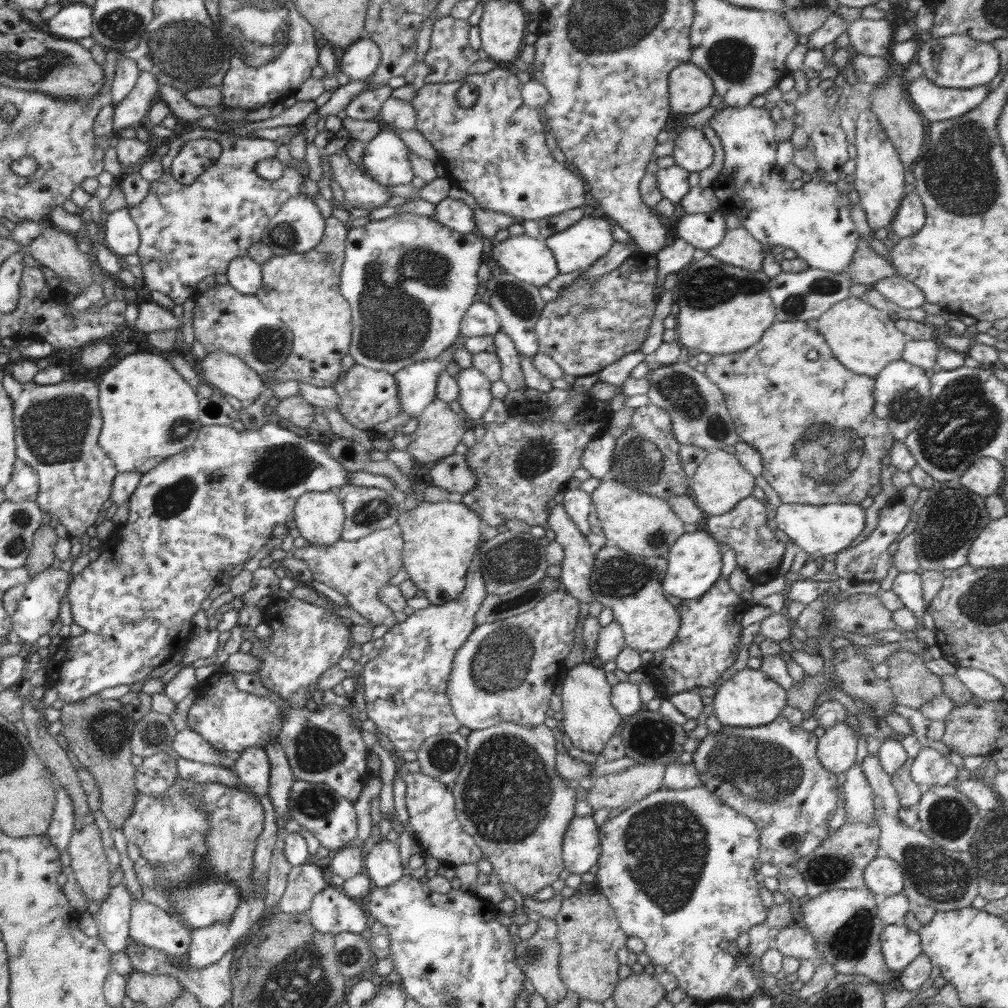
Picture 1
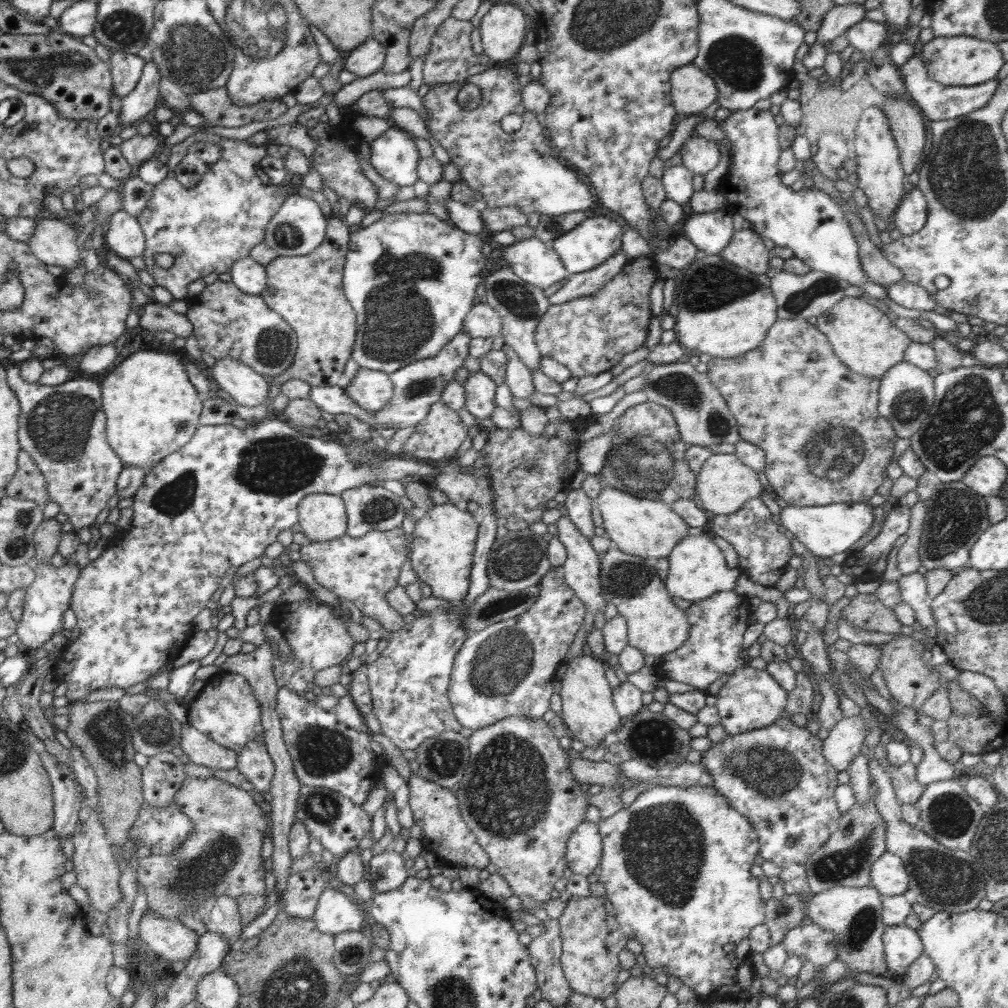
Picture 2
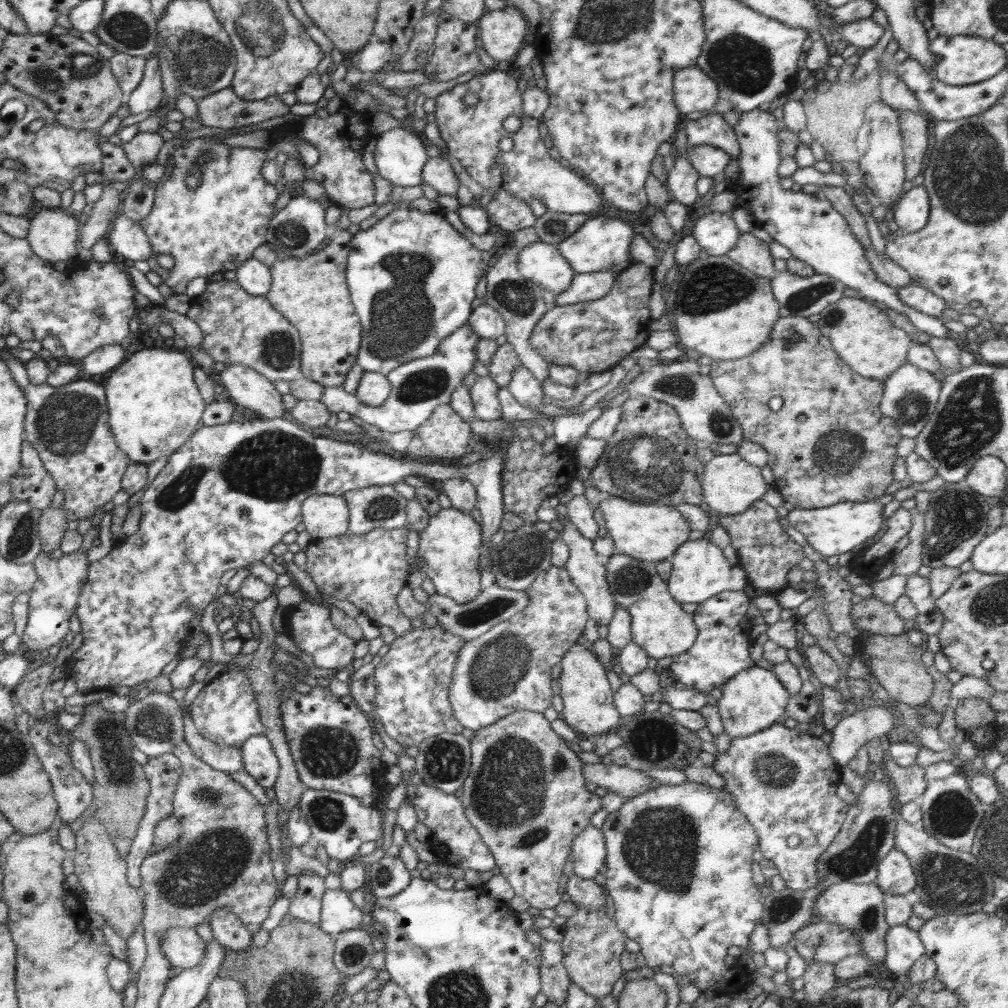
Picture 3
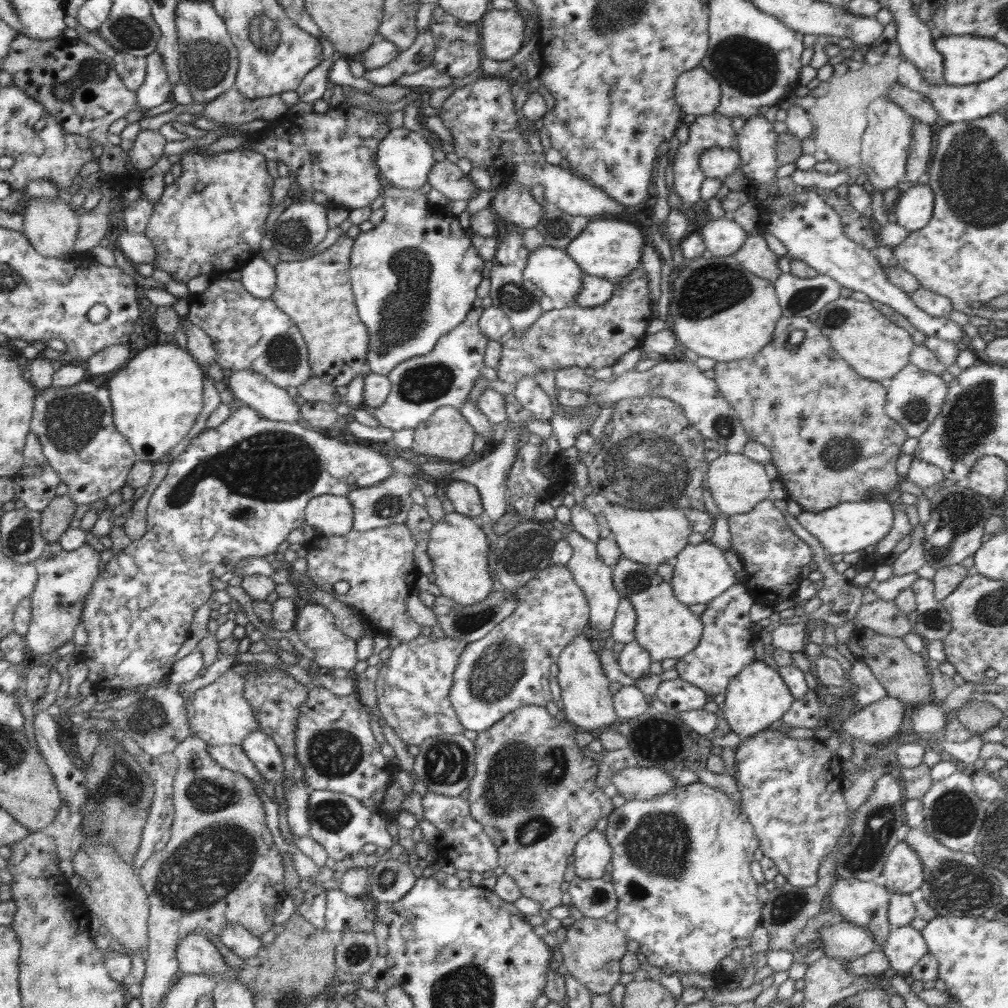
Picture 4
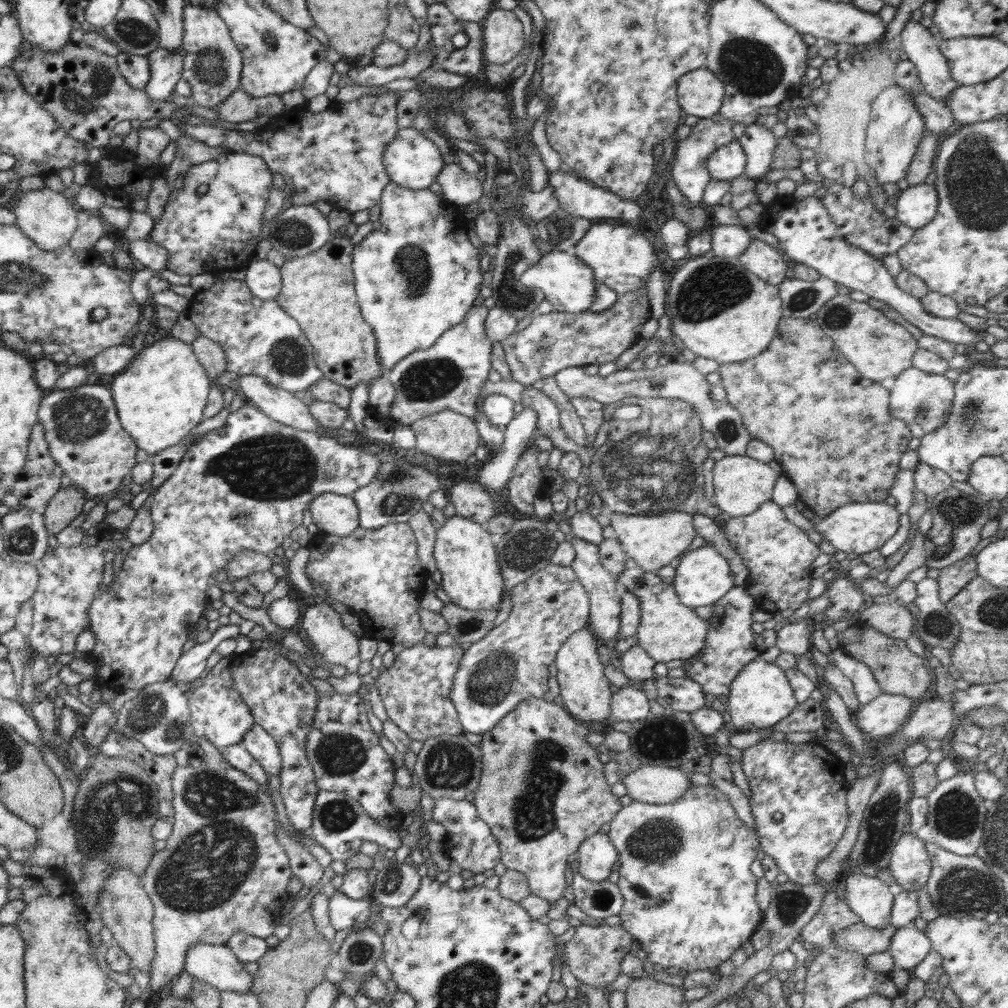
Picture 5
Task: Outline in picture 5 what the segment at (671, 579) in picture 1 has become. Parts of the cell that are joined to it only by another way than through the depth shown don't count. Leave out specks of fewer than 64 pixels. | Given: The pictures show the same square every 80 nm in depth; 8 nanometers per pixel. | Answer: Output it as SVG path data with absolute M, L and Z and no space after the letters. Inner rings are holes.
M710 544L681 555L675 573L676 576L671 585L674 587L679 601L693 609L697 606L713 605L735 585L728 561L722 555L719 555L718 551Z

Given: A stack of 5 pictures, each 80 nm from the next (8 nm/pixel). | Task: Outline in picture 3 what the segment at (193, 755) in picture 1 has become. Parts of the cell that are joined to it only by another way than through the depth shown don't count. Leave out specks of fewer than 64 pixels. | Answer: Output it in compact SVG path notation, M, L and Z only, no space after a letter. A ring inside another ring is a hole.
M188 714L183 718L184 739L193 753L214 770L234 774L243 769L242 753L235 746L218 744L203 738L196 730Z

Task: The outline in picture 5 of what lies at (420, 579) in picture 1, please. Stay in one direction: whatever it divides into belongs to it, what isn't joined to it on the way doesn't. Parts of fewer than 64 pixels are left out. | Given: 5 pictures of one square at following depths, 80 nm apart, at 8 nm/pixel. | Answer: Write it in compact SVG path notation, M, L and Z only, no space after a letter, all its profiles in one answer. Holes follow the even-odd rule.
M458 514L447 517L444 526L441 526L436 531L433 557L435 558L437 569L440 570L442 574L442 588L450 597L452 603L466 610L473 611L498 609L498 606L500 606L502 590L506 588L497 561L497 550L494 538L483 525L479 525L477 522Z

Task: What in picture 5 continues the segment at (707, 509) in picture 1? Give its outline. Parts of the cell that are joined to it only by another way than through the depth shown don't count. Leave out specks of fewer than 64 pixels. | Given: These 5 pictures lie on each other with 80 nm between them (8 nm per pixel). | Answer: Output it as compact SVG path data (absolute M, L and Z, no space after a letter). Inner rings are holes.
M724 456L712 470L715 506L728 517L746 516L757 510L762 502L770 501L776 479L781 473L768 464L744 456Z

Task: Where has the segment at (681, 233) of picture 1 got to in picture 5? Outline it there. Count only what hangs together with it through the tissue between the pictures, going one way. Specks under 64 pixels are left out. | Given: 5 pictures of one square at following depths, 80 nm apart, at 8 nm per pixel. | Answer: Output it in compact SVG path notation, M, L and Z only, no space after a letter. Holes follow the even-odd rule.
M716 223L708 232L712 239L712 252L719 257L738 259L752 242L748 229L742 225L730 226Z

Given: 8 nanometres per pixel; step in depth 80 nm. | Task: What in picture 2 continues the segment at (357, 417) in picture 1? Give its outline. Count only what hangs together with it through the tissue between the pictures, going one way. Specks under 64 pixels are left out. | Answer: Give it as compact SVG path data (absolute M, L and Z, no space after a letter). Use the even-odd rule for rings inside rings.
M360 367L343 389L360 408L378 412L390 402L393 388L394 385L385 372Z

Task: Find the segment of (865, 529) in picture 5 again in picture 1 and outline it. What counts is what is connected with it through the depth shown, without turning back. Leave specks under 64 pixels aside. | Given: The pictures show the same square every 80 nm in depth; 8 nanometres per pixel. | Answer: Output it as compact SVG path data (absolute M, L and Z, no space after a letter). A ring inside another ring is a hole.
M782 503L773 510L771 517L777 528L788 535L797 549L804 550L811 557L836 554L849 546L864 530L866 515L859 504L836 503L825 505L786 504Z

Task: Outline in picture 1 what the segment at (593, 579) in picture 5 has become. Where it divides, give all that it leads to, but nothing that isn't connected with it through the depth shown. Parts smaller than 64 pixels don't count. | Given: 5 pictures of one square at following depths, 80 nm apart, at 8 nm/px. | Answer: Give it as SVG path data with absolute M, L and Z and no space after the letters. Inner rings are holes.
M560 503L549 510L546 526L549 526L548 528L556 534L555 541L560 543L565 554L560 564L560 581L564 584L565 591L579 601L586 603L597 601L590 590L590 575L595 563L596 550L590 546L583 532L580 532L576 523L570 518L570 515Z

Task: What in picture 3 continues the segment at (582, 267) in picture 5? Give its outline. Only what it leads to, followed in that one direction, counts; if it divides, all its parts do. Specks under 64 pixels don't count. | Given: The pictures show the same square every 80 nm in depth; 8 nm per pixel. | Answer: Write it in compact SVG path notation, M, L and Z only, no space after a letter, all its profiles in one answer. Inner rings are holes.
M532 242L518 252L518 270L536 289L557 295L567 290L576 274L554 244Z

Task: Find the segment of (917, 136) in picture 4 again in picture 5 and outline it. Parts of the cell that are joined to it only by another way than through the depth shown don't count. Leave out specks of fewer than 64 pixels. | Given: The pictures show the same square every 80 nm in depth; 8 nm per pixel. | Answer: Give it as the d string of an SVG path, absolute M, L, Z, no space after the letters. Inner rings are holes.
M926 129L917 146L917 151L914 153L914 158L909 164L910 168L906 180L908 180L910 187L924 184L930 172L934 172L933 162L937 148L938 138Z

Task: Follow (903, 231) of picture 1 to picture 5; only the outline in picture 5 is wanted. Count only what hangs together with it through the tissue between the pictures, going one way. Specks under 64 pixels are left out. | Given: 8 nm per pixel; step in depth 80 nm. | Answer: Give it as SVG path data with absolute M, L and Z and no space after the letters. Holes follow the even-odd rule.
M930 184L900 190L892 201L897 220L912 229L927 226L938 212L938 192Z

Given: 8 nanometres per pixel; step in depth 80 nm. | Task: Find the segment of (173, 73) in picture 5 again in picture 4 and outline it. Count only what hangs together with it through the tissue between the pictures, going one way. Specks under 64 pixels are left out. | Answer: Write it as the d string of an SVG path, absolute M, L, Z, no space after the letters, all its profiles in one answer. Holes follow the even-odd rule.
M157 51L147 56L146 76L138 90L136 102L141 108L154 108L170 99L173 87L167 77L163 58Z

